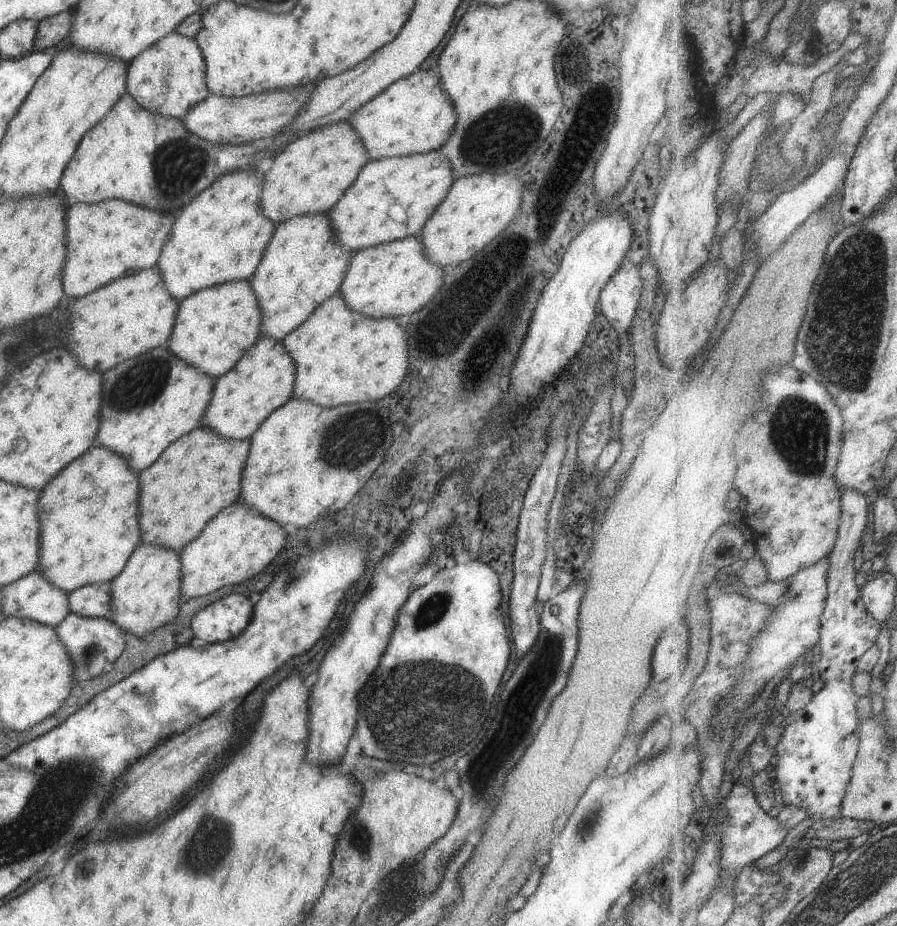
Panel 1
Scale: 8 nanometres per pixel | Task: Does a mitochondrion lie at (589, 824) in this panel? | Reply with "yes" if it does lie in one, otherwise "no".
yes

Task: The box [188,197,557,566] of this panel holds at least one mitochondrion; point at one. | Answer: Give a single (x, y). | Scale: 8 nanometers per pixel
(349, 443)

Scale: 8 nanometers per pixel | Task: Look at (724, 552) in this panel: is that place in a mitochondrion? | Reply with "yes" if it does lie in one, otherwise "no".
no

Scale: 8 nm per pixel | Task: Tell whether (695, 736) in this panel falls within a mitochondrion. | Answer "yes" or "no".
no

